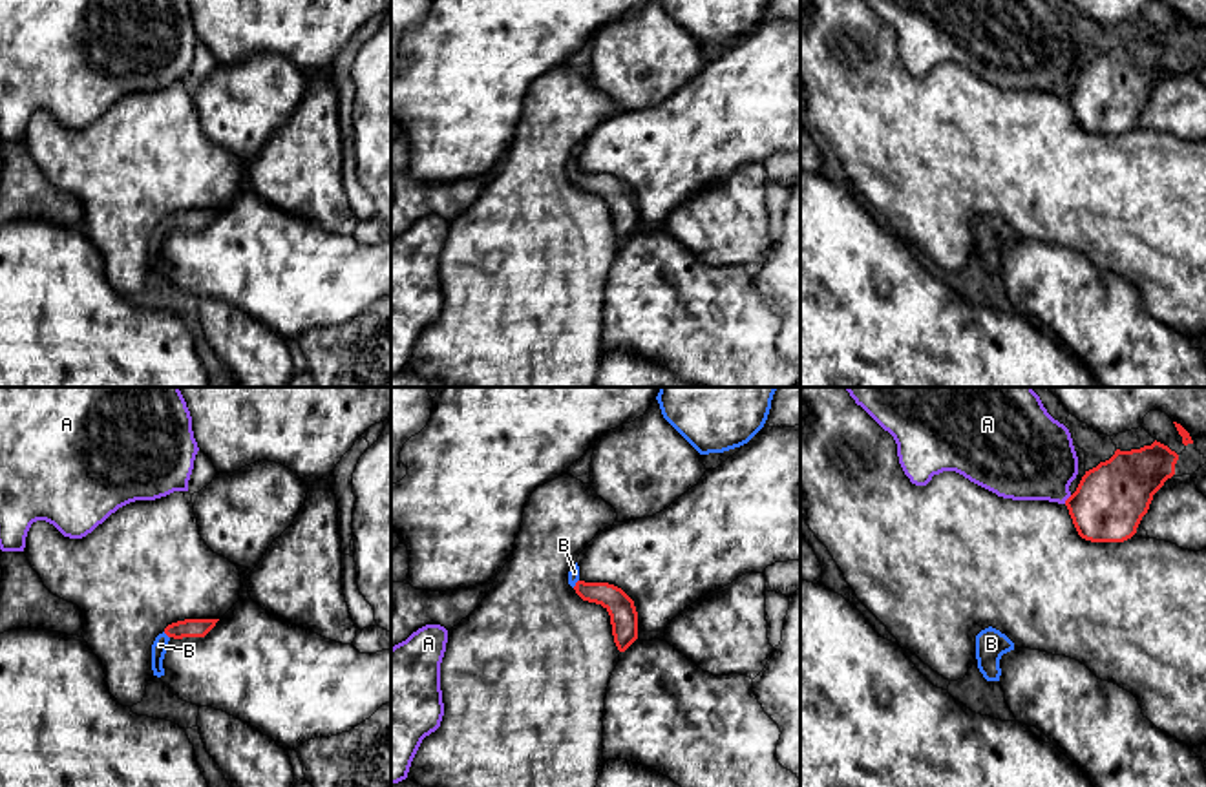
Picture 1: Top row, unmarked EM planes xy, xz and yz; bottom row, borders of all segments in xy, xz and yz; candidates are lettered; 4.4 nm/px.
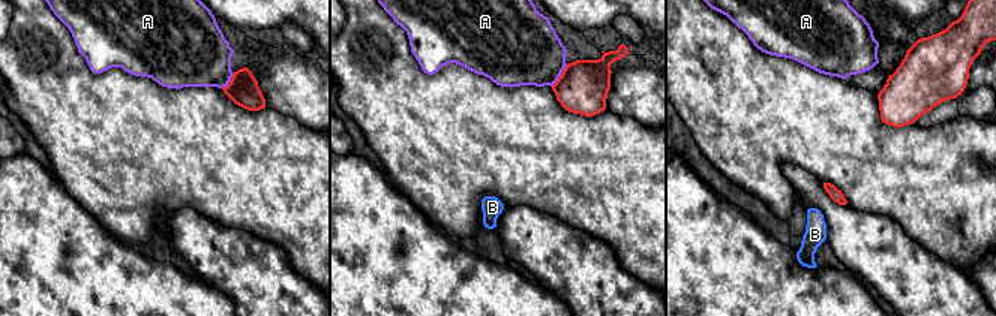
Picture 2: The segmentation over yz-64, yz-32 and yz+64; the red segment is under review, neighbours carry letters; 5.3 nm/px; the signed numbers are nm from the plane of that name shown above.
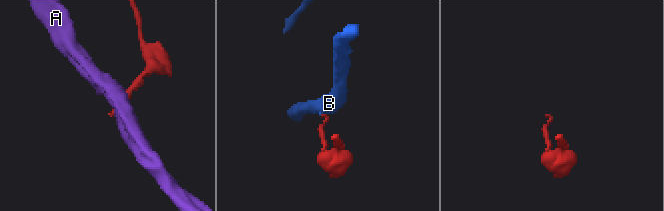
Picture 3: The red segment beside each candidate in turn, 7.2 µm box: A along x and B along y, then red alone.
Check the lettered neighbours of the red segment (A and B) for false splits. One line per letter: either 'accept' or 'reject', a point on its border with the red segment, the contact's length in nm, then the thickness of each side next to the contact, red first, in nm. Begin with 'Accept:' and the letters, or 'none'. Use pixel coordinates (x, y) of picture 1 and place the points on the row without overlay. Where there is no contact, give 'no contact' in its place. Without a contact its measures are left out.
Accept: B
A: reject; meets red in yz at (1068, 90); contact 50 nm long; 320 nm thick on the red side, 380 nm on the other
B: accept; meets red in xz at (576, 174); contact 50 nm long; 120 nm thick on the red side, 50 nm on the other

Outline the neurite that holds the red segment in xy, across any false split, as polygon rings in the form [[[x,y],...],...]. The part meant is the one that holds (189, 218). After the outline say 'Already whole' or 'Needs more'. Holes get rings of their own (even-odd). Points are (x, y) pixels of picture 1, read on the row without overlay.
[[[185,210],[172,214],[159,225],[152,236],[152,261],[153,267],[164,267],[163,250],[166,245],[168,232],[183,228],[205,228],[219,210]]]. Needs more

